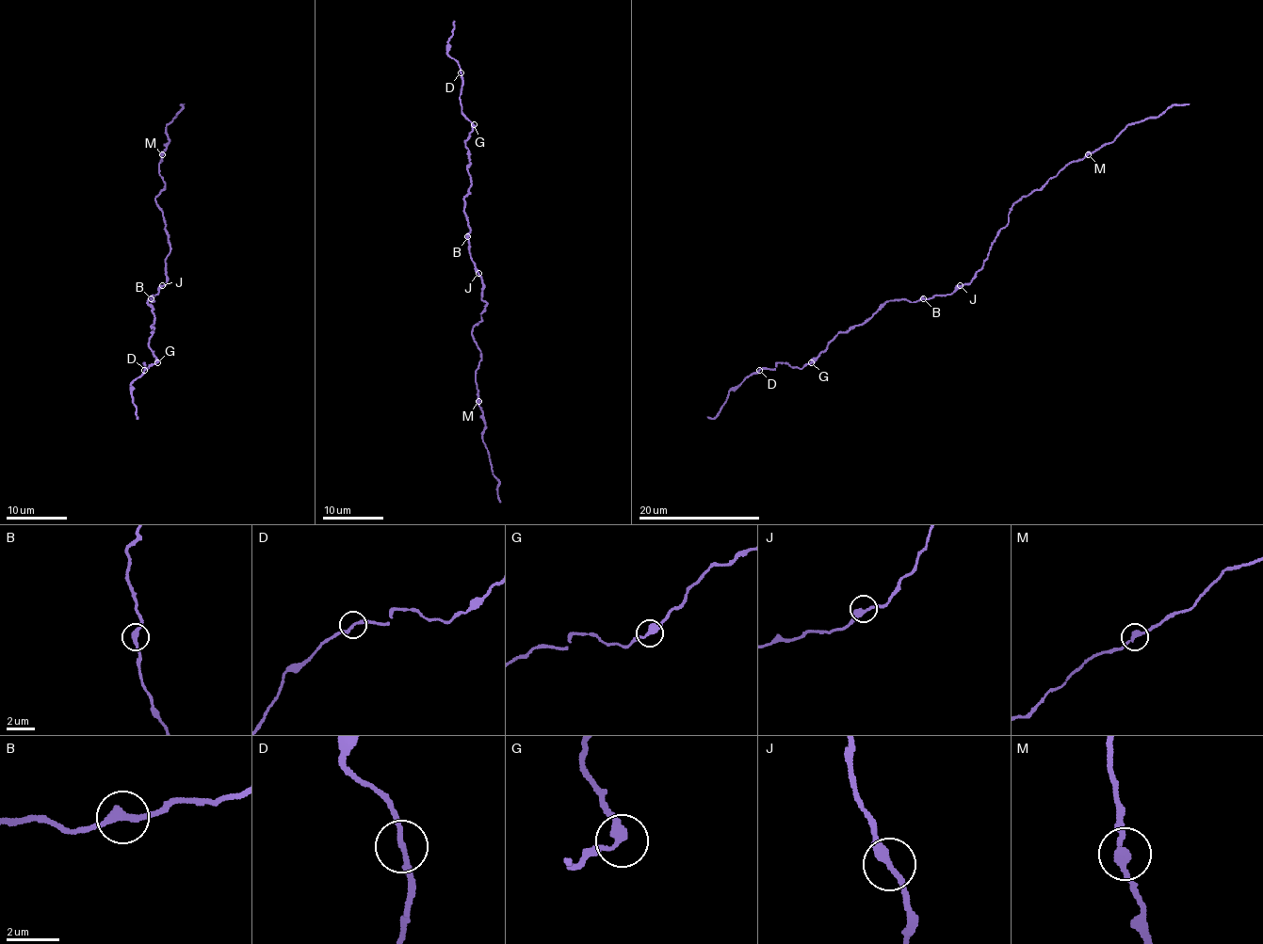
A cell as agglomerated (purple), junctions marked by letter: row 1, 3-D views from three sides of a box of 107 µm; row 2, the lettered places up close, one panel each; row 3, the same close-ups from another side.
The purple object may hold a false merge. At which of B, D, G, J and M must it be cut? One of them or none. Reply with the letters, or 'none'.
none

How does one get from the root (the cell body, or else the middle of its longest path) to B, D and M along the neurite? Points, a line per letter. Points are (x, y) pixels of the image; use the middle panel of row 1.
B: (478, 273), (472, 263), (467, 236)
D: (478, 273), (469, 251), (464, 213), (471, 185), (464, 141), (472, 123), (461, 111), (460, 72)
M: (478, 273), (486, 302), (481, 320), (472, 328), (481, 355), (476, 372), (478, 400)

